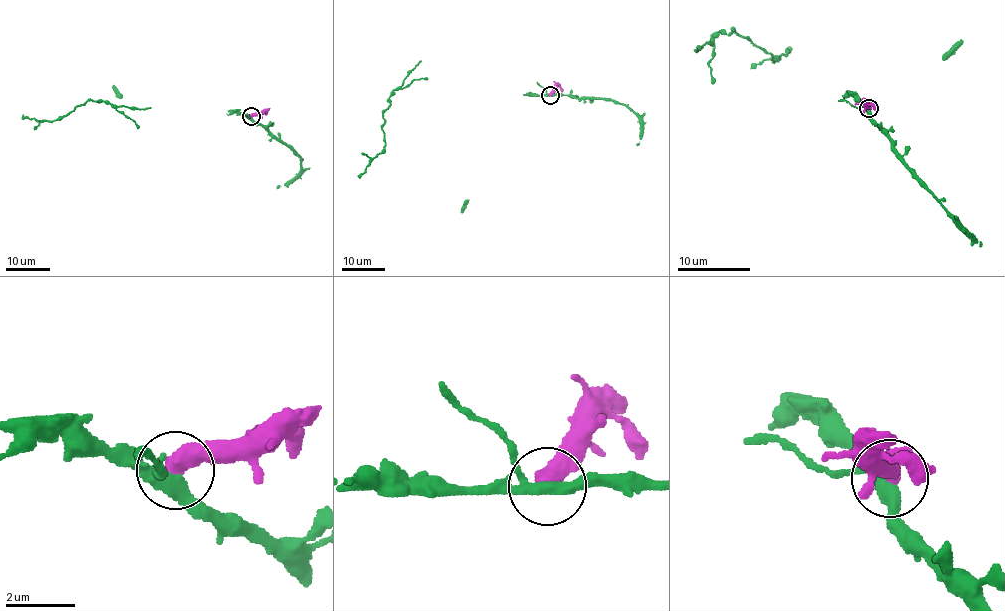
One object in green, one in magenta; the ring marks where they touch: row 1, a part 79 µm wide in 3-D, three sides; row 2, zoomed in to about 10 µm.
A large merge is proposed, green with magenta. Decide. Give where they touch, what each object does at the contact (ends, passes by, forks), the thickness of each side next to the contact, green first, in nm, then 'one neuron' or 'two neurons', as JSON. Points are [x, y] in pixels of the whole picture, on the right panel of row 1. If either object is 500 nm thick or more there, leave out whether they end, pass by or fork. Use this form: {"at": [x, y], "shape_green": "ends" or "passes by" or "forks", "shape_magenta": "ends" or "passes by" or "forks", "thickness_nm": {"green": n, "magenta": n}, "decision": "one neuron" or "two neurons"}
{"at": [869, 108], "thickness_nm": {"green": 400, "magenta": 550}, "decision": "two neurons"}

